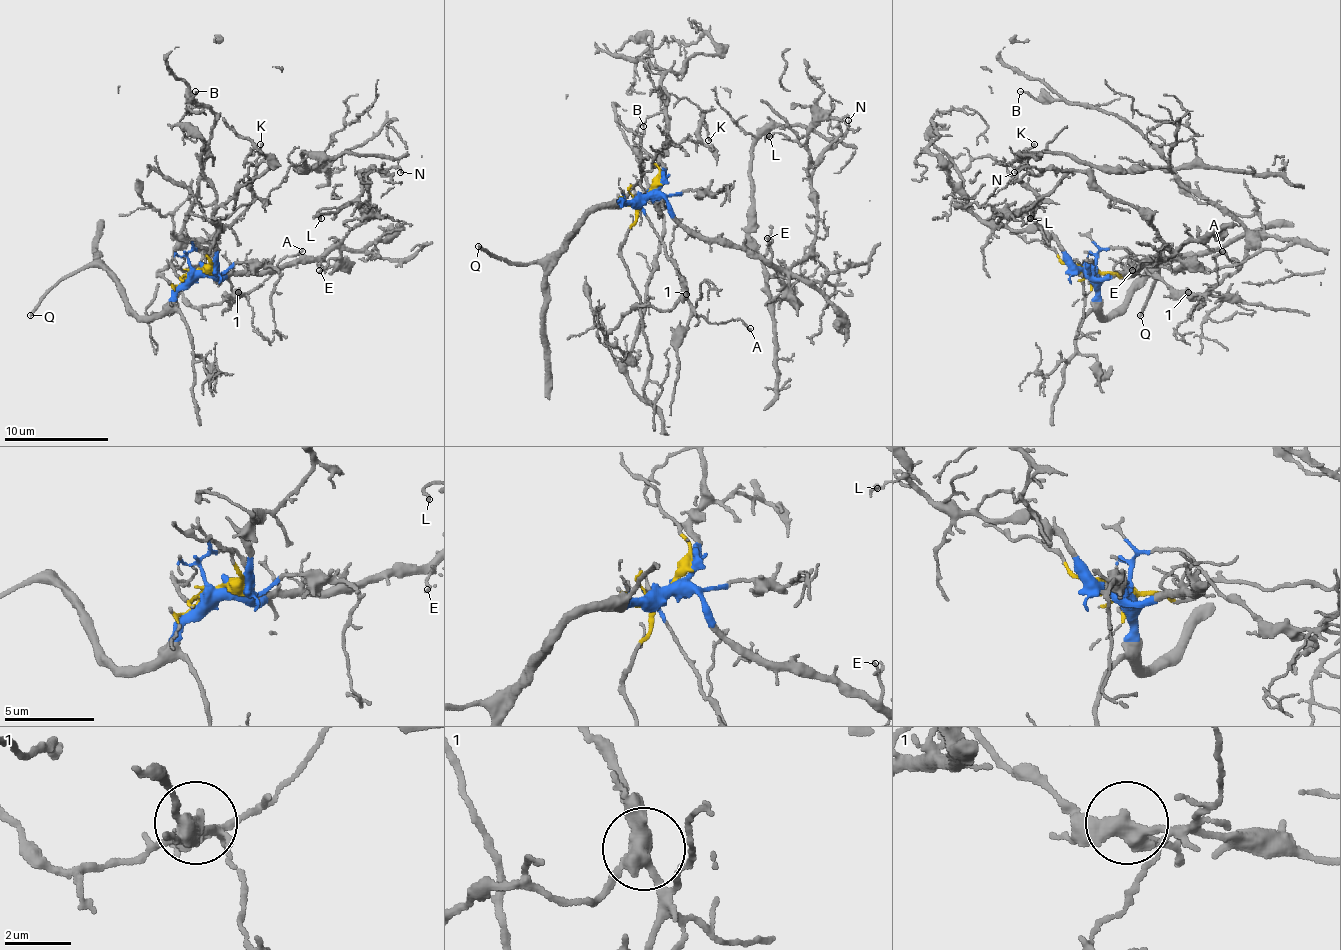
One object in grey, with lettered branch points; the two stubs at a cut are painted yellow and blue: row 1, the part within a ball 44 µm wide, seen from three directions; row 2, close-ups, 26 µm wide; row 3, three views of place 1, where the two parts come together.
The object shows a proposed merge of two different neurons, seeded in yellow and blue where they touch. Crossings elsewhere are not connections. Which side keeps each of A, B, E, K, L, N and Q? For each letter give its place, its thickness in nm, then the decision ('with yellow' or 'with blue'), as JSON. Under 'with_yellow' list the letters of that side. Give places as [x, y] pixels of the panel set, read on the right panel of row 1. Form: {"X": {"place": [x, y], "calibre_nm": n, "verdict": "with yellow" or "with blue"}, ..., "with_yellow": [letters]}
{"A": {"place": [1222, 251], "calibre_nm": 160, "verdict": "with blue"}, "B": {"place": [1020, 91], "calibre_nm": 130, "verdict": "with yellow"}, "E": {"place": [1132, 270], "calibre_nm": 130, "verdict": "with blue"}, "K": {"place": [1034, 144], "calibre_nm": 140, "verdict": "with blue"}, "L": {"place": [1030, 218], "calibre_nm": 180, "verdict": "with blue"}, "N": {"place": [1014, 172], "calibre_nm": 150, "verdict": "with blue"}, "Q": {"place": [1140, 315], "calibre_nm": 200, "verdict": "with blue"}, "with_yellow": ["B"]}

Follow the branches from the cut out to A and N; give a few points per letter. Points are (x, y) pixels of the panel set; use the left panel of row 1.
A: (198, 271), (188, 253), (206, 247), (217, 271), (243, 292), (264, 281), (285, 255), (303, 250)
N: (198, 271), (219, 279), (316, 261), (360, 221), (368, 203), (368, 177), (363, 172), (392, 166), (400, 172)

